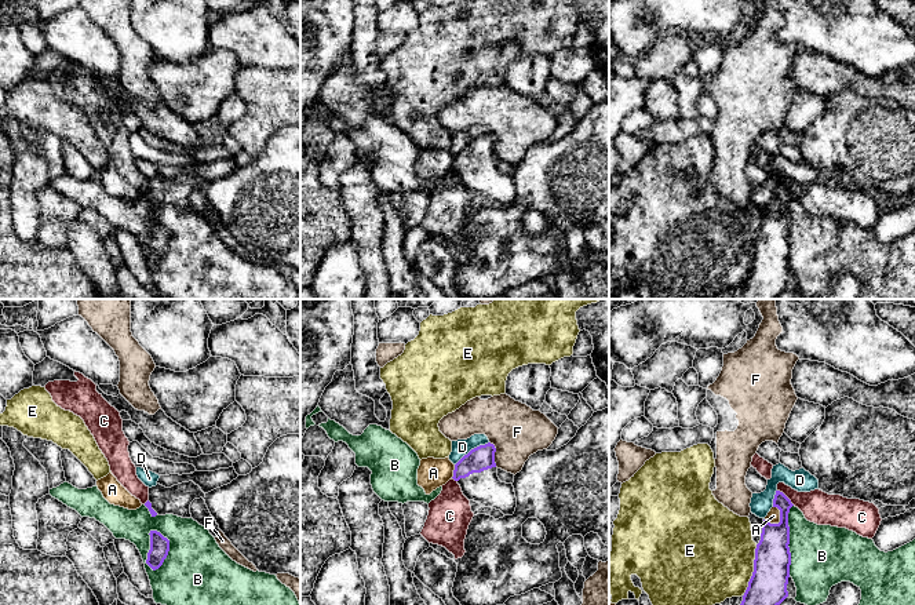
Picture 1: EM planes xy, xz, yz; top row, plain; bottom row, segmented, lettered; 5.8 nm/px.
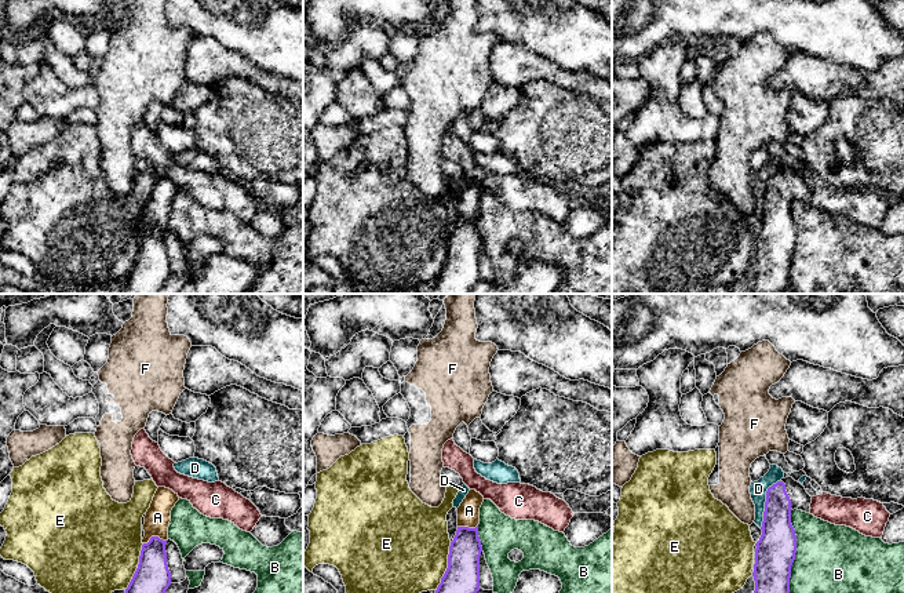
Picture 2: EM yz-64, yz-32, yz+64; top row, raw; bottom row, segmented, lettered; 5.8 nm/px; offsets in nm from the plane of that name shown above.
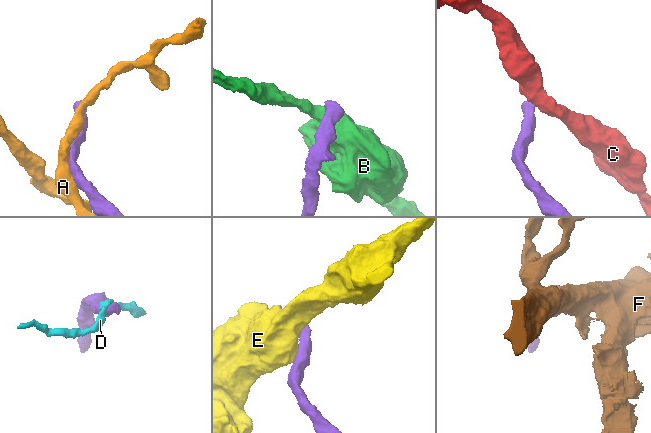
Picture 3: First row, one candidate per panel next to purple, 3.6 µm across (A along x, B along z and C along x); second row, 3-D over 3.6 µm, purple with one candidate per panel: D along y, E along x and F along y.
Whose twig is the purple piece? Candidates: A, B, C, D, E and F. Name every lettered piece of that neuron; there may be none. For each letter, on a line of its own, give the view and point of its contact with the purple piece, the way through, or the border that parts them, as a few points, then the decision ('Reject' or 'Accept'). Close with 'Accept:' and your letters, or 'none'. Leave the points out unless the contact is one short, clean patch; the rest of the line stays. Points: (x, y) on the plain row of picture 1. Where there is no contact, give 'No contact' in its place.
A: Touches purple at yz (780, 206). Reject
B: Touches purple at xy (149, 241). Reject
C: Touches purple at yz (786, 188). Boundary: yz (777, 181), (794, 196). Reject
D: Touches purple at xz (471, 141). Reject
E: Touches purple at yz (754, 262). Boundary: yz (757, 236), (753, 266), (743, 287). Reject
F: Touches purple at xz (494, 145). Boundary: xz (489, 132), (495, 139), (496, 157). Reject
Accept: none

